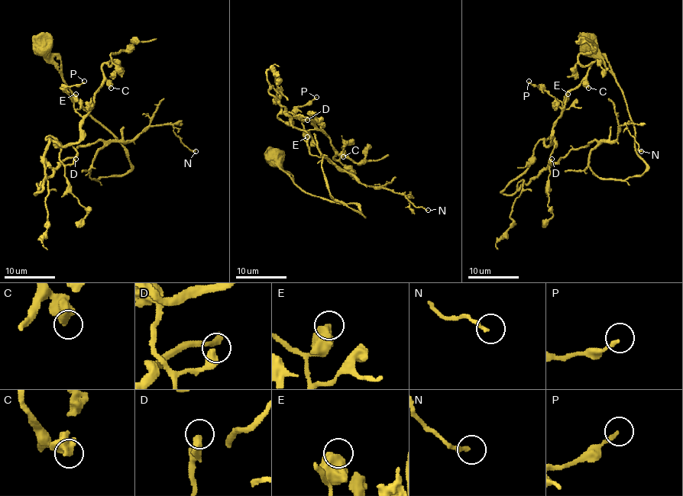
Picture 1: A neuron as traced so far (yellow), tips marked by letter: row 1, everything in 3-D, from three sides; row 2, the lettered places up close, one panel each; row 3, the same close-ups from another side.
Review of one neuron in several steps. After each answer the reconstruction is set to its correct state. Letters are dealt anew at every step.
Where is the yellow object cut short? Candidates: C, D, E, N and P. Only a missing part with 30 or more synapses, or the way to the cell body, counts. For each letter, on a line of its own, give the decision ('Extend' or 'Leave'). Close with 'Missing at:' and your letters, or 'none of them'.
C: Leave
D: Leave
E: Leave
N: Leave
P: Leave
Missing at: none of them

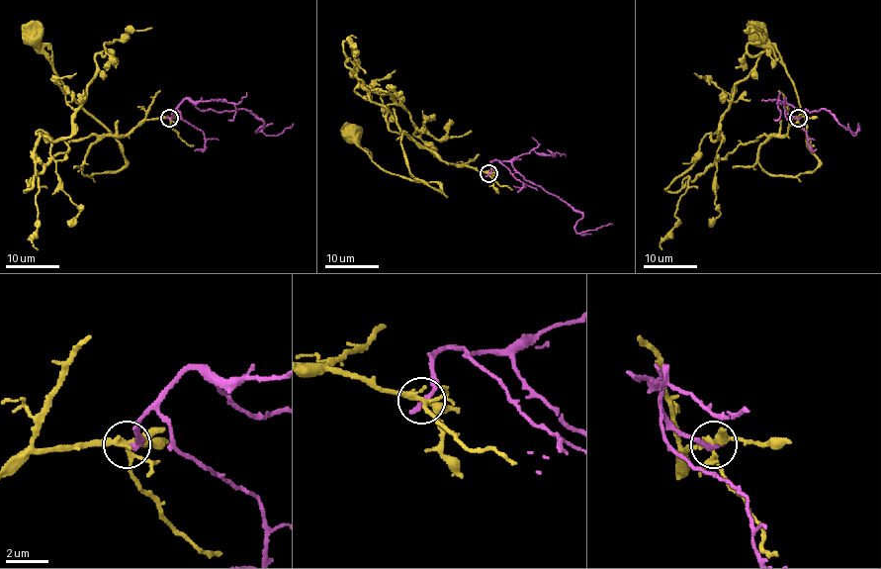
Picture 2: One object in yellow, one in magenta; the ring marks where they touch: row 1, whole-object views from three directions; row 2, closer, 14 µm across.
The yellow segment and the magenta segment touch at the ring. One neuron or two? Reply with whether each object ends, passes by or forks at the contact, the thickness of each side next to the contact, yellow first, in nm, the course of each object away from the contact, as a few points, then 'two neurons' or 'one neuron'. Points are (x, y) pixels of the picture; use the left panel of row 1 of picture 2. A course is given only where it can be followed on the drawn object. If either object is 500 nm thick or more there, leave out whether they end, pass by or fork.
yellow forks there; magenta ends there; 280 nm thick on the yellow side, 300 nm on the other; yellow runs (170, 118), (103, 136), (90, 147), (84, 175), (117, 172), (125, 164), (118, 141), (78, 102), (29, 34); magenta runs (170, 118), (189, 99), (201, 110), (246, 108), (263, 125), (257, 133), (266, 136), (278, 136), (293, 123); two neurons

